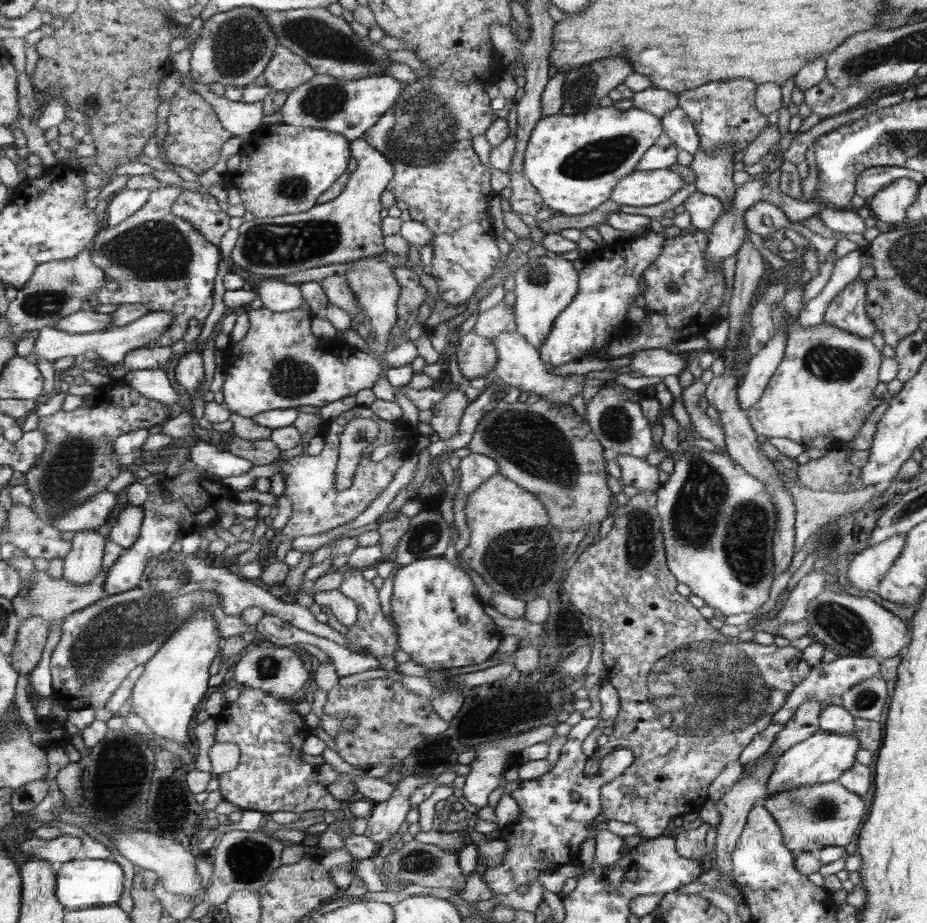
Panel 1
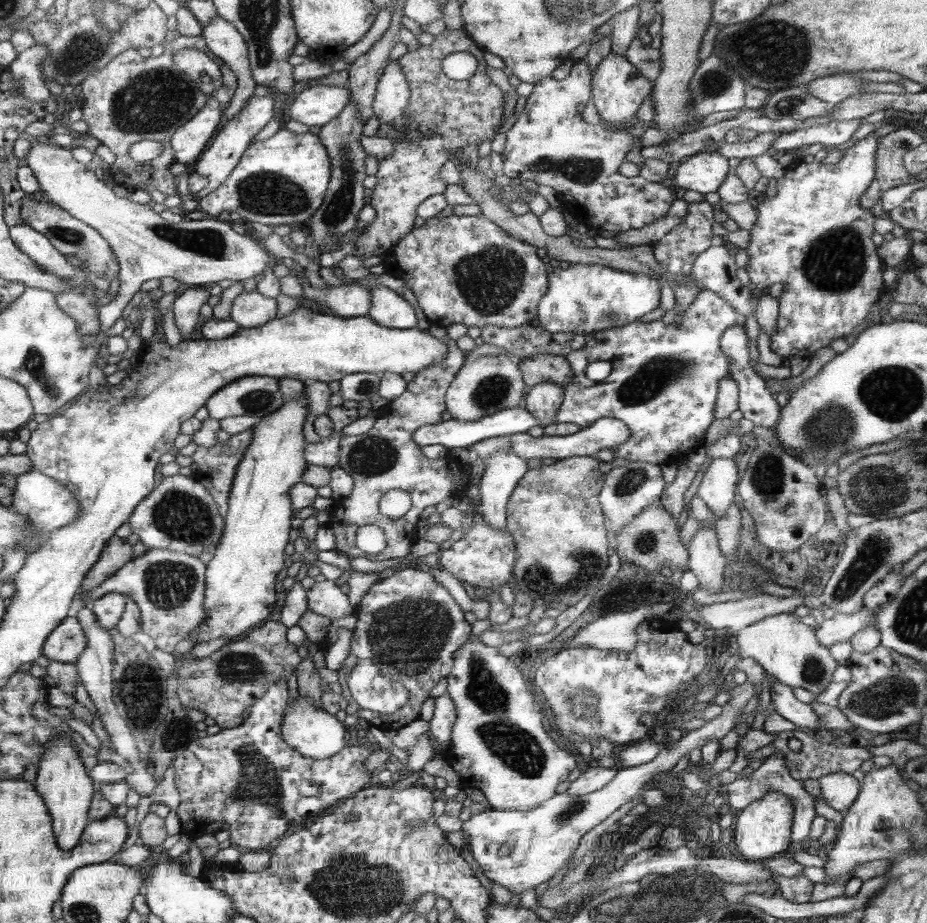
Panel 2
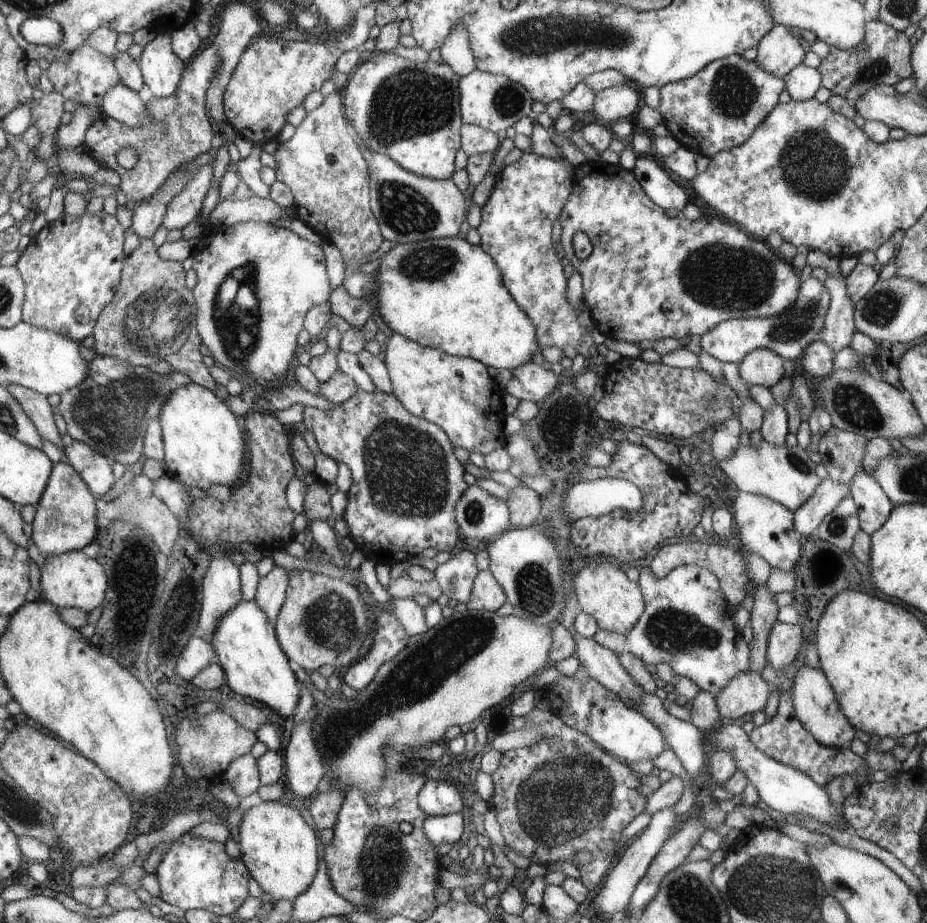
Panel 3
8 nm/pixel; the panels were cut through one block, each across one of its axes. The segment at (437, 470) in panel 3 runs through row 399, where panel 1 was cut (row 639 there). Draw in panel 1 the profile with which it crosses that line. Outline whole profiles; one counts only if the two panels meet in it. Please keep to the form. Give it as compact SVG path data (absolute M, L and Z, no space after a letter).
M344 567L340 570L335 570L336 572L341 572L344 575L344 580L342 580L342 584L339 588L342 594L346 594L348 598L352 598L354 602L356 602L358 606L358 619L356 619L356 623L352 626L346 626L342 624L335 616L332 614L332 611L328 606L323 606L321 608L321 612L325 612L328 615L328 625L330 625L334 630L344 634L353 646L355 646L355 653L361 654L361 652L365 652L365 655L374 656L374 658L380 661L380 671L385 674L390 674L392 671L396 670L398 662L394 659L395 650L399 649L398 640L397 640L397 630L398 624L394 624L394 618L391 616L387 618L382 611L379 600L379 590L376 589L371 581L365 580L363 578L363 570L358 568L347 568Z

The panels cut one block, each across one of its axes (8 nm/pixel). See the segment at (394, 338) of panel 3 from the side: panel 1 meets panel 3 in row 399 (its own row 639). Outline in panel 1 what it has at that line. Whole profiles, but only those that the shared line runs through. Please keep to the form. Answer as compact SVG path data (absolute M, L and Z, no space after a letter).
M439 557L416 560L398 568L394 574L390 606L394 624L398 624L399 649L426 669L460 668L486 662L503 640L504 636L493 617L486 613L471 578L463 569Z

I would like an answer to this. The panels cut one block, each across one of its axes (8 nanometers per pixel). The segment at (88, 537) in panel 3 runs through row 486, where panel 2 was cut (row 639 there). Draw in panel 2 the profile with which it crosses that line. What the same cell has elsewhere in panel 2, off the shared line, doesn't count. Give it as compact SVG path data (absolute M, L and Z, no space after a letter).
M66 617L49 637L44 651L49 660L76 663L87 647L84 626L77 617Z

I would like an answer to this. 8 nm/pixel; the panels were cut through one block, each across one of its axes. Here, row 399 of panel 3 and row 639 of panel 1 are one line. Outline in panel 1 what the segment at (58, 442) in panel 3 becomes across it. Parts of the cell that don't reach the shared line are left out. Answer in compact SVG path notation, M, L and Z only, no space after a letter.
M32 616L21 622L14 644L14 653L10 656L14 668L22 676L32 672L41 660L42 650L50 632L42 616Z

